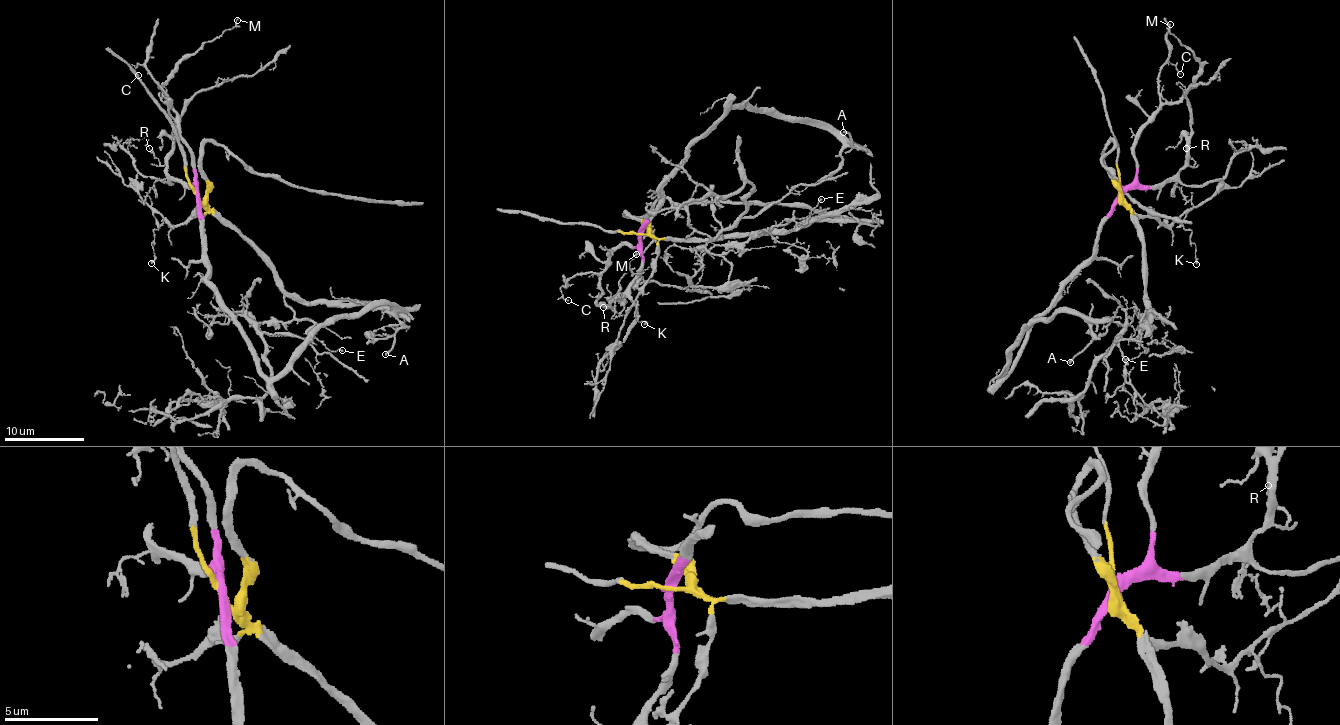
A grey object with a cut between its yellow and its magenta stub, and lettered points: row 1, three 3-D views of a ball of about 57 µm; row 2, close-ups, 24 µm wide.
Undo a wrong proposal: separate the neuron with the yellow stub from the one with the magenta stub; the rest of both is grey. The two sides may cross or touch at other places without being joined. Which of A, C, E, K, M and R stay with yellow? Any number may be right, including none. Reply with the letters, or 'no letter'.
E, K

